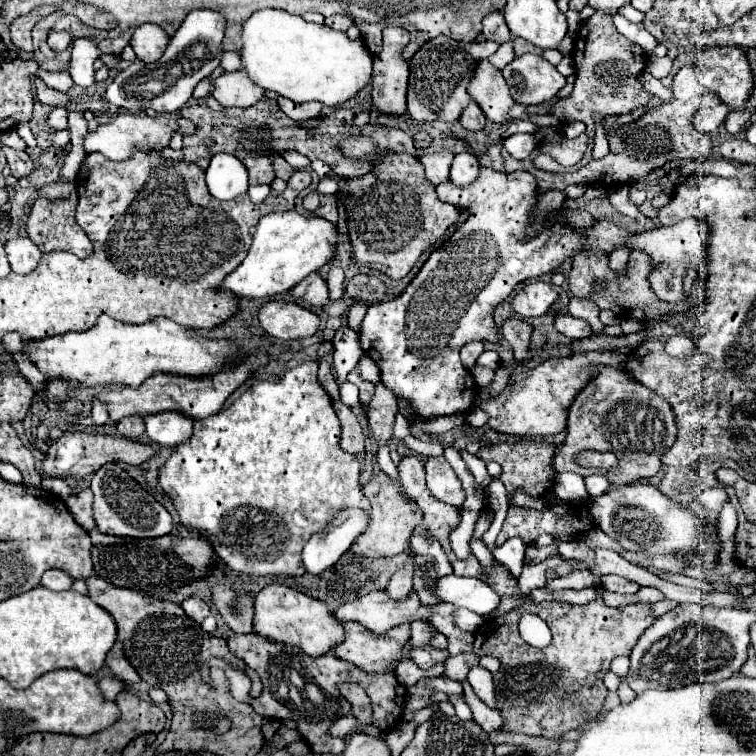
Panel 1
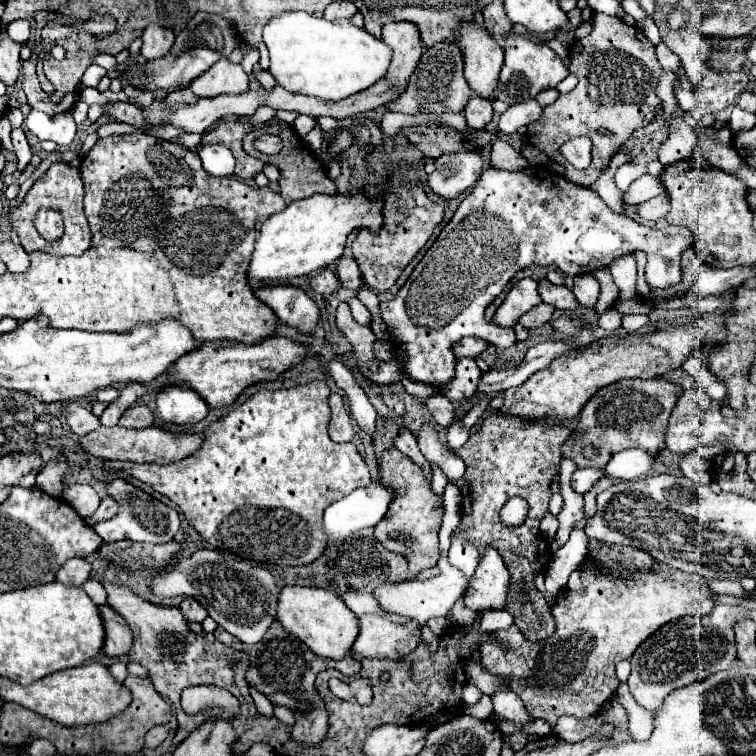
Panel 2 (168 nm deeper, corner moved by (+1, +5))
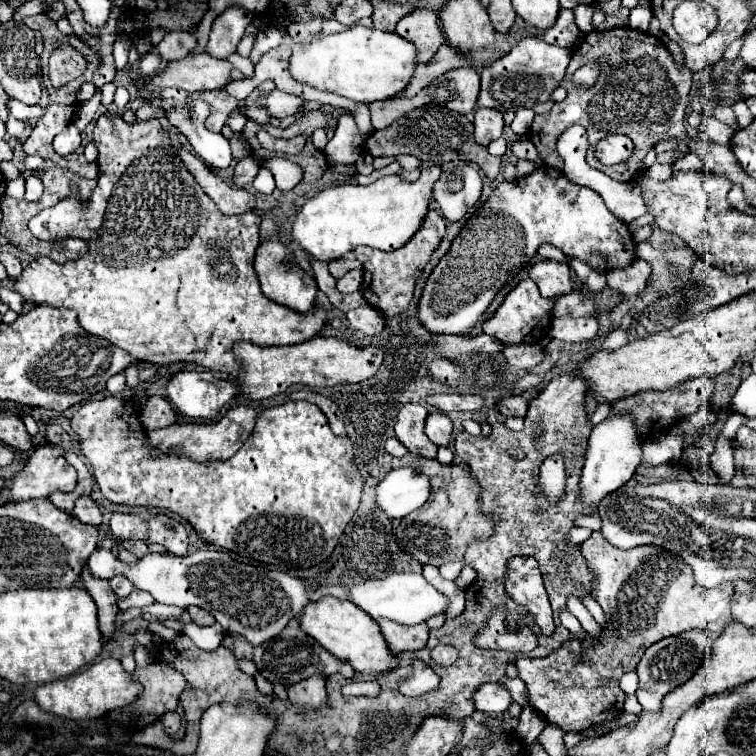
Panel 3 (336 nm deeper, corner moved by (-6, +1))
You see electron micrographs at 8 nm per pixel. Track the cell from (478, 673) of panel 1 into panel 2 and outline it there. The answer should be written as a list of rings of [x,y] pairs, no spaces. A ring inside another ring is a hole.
[[[496,685],[496,693],[492,693],[490,699],[494,703],[494,713],[504,719],[510,719],[516,723],[528,723],[532,719],[532,717],[528,717],[524,705],[514,695],[514,691],[510,691],[504,685]]]

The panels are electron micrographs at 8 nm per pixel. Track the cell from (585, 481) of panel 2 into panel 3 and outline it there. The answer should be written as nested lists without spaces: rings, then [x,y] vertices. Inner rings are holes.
[[[629,413],[625,415],[611,415],[599,425],[593,427],[589,435],[589,447],[587,447],[587,459],[581,475],[581,489],[583,489],[583,501],[591,503],[593,507],[609,493],[617,491],[623,487],[633,475],[635,469],[641,463],[641,453],[643,453],[643,439],[639,431],[635,429],[635,417]]]

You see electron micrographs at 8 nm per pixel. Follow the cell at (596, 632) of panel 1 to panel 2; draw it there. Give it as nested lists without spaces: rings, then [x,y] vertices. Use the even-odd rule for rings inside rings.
[[[612,545],[606,549],[594,549],[588,553],[588,559],[582,563],[580,577],[584,591],[560,591],[552,605],[552,615],[556,621],[556,629],[550,637],[542,641],[528,641],[520,637],[520,631],[516,625],[504,631],[494,631],[494,641],[486,639],[480,643],[480,663],[482,667],[496,675],[508,679],[508,687],[522,699],[526,711],[534,719],[544,719],[548,725],[556,725],[558,717],[572,715],[576,719],[588,719],[602,711],[602,705],[612,699],[614,691],[618,689],[620,681],[614,673],[614,665],[622,659],[630,659],[632,653],[638,649],[638,645],[652,635],[658,627],[662,627],[668,621],[696,615],[704,617],[712,611],[712,591],[706,585],[706,579],[692,573],[652,573],[652,565],[656,561],[640,549],[626,547],[626,545]],[[670,575],[672,579],[666,581],[664,577]],[[520,639],[520,641],[512,641]],[[526,689],[534,691],[536,695],[544,697],[526,697]]]

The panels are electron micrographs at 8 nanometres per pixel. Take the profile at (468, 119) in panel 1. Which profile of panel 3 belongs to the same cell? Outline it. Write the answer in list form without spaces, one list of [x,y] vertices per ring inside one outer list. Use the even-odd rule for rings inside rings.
[[[479,107],[475,111],[475,141],[479,145],[489,145],[503,135],[503,125],[503,115],[499,111]]]

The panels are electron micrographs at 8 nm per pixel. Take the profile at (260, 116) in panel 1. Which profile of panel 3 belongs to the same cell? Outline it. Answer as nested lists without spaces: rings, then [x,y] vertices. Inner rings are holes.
[[[243,157],[243,159],[239,159],[239,163],[233,169],[233,183],[237,187],[245,187],[255,179],[257,171],[259,171],[259,167],[255,165],[255,161],[251,157]]]

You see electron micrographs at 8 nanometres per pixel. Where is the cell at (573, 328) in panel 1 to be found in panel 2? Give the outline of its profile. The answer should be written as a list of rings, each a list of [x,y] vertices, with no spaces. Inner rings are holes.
[[[542,279],[542,281],[538,281],[538,291],[540,291],[542,301],[552,305],[554,309],[558,309],[566,315],[574,315],[578,311],[578,301],[576,301],[574,293],[568,287],[552,285],[550,281]]]

